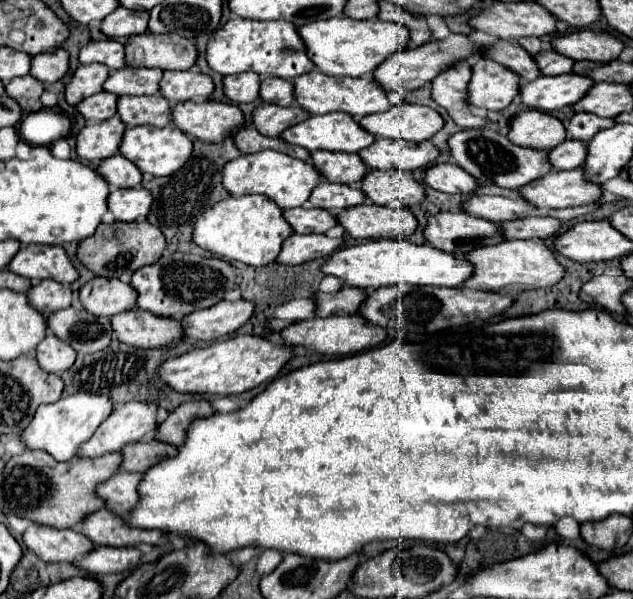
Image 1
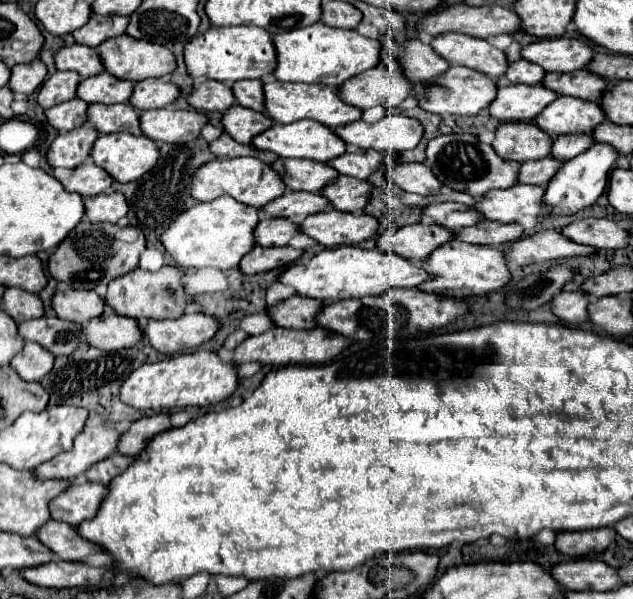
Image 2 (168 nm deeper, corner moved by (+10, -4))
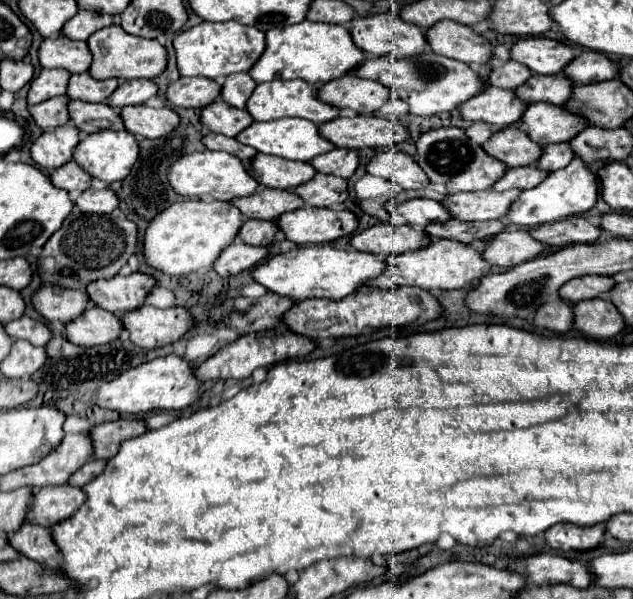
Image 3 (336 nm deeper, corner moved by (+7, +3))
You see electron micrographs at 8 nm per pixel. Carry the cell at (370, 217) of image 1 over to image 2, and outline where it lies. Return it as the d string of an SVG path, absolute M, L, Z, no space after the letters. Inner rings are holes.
M324 210L308 216L300 224L302 232L320 242L326 248L334 248L340 244L360 244L378 234L380 222L368 214L348 214L340 210Z

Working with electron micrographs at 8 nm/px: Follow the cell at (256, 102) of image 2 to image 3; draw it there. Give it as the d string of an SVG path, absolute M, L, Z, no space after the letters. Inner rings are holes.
M247 73L229 75L221 87L221 99L237 109L245 109L245 103L255 89L255 81Z

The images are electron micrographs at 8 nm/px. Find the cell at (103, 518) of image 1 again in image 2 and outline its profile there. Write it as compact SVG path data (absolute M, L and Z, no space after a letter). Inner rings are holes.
M50 520L46 526L40 528L38 538L46 546L50 546L62 560L80 562L90 554L104 552L104 548L100 548L100 546L96 546L96 542L90 542L84 536L80 536L76 532L76 526L72 526L68 522Z

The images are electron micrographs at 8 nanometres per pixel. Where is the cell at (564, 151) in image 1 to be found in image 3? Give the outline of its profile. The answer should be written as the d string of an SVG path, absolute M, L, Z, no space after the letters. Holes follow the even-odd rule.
M517 167L517 169L507 169L507 173L493 185L493 191L507 191L507 189L533 189L537 187L543 179L547 177L545 171L531 167Z

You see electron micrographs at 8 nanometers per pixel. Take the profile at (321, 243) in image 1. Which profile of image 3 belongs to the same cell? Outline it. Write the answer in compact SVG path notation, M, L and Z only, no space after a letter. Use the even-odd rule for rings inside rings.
M235 239L231 245L227 245L219 257L213 263L213 271L221 277L229 277L229 275L237 275L241 271L247 271L251 267L255 267L259 261L263 261L269 255L267 247L251 247L245 245L243 241Z

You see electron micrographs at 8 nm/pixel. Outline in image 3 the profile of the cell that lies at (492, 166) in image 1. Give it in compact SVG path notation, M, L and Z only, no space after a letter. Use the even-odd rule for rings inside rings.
M441 127L423 133L417 141L417 155L415 161L427 173L431 183L445 183L449 193L455 191L483 191L493 187L501 175L505 173L503 163L491 159L481 145L473 143L463 129L457 127Z

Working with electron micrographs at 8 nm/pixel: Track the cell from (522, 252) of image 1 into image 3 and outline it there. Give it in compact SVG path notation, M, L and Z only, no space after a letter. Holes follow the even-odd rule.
M433 239L427 247L419 249L419 251L409 251L409 253L403 253L403 255L391 255L387 259L387 269L363 283L367 287L381 287L381 289L395 289L395 287L403 287L403 285L409 285L409 287L419 287L419 289L425 289L425 291L433 291L433 289L461 289L465 287L467 283L471 283L473 279L479 279L483 277L487 271L489 271L491 265L483 263L483 257L479 251L471 249L469 245L461 245L461 243L455 243L455 241L445 241L445 239Z

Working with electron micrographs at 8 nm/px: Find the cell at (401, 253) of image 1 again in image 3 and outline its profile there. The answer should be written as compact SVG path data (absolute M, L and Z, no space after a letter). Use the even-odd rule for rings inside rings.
M309 245L299 247L295 251L277 253L259 263L251 277L255 283L263 285L267 291L289 297L293 301L303 301L311 297L327 297L327 299L343 299L351 291L357 291L363 281L375 279L375 275L383 273L385 259L377 259L375 255L367 255L353 249L335 249L329 245Z

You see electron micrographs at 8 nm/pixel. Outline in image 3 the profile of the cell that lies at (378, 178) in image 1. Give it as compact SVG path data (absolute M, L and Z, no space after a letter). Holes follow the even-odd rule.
M315 175L311 181L291 189L295 195L299 195L307 205L313 207L327 207L327 205L339 205L347 199L347 181L335 179L333 175Z

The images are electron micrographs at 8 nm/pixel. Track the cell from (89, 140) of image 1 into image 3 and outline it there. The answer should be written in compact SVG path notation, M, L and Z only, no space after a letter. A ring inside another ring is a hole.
M65 123L53 131L43 131L31 145L31 159L39 169L57 169L71 161L73 149L79 143L79 131L75 125Z

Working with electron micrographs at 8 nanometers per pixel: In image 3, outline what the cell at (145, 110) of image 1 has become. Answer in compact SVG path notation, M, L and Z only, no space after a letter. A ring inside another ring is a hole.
M71 101L67 103L67 109L71 123L81 131L81 135L91 135L103 129L123 131L123 121L119 119L119 113L107 107L107 103Z

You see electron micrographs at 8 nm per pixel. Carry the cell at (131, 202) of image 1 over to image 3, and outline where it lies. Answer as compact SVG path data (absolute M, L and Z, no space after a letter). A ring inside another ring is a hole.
M87 189L81 193L81 197L77 197L75 205L83 213L111 213L119 205L119 199L111 189L101 189L101 191Z

